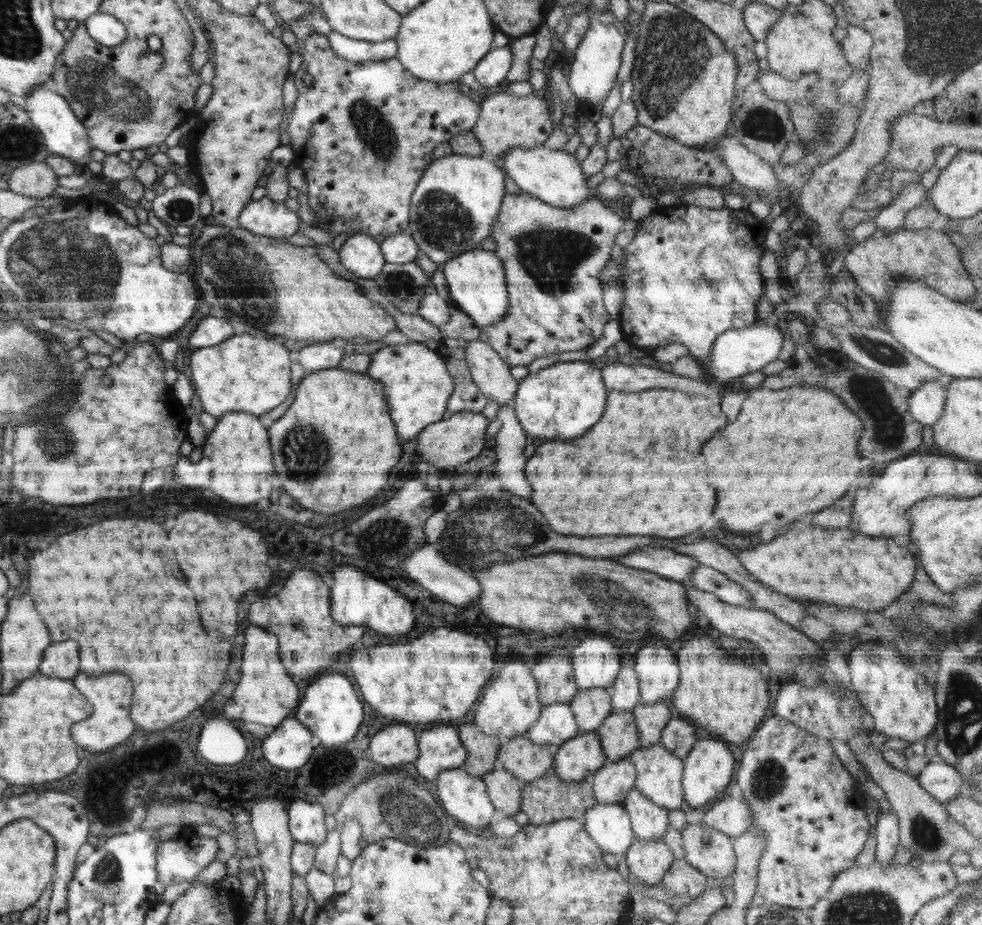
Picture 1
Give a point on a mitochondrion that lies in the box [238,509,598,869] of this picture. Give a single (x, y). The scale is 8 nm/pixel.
(401, 808)

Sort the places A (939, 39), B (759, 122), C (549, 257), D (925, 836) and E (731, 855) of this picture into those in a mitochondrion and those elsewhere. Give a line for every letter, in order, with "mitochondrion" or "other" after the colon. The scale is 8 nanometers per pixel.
A: mitochondrion
B: mitochondrion
C: mitochondrion
D: mitochondrion
E: other

